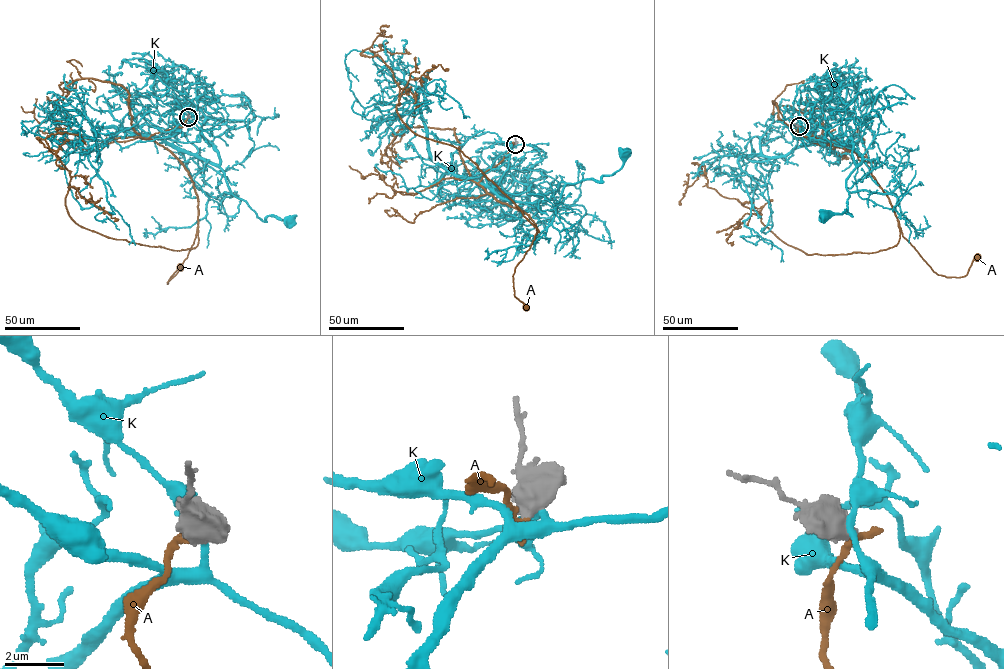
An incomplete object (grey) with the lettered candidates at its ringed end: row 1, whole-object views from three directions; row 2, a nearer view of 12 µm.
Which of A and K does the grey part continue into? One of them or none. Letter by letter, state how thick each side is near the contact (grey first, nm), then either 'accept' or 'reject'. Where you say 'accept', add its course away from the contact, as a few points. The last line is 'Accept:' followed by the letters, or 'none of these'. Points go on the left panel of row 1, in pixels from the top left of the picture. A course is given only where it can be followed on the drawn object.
A: 600 nm thick on the grey side, 320 nm on the other; reject
K: 800 nm thick on the grey side, 200 nm on the other; reject
Accept: none of these

